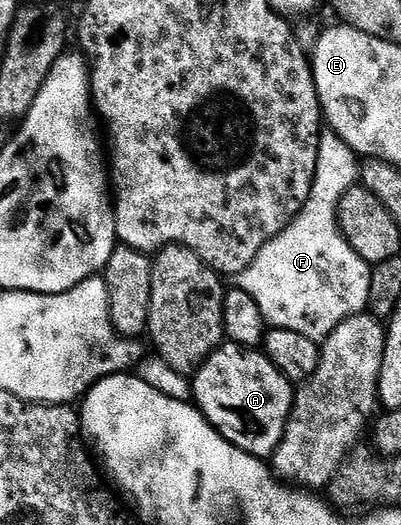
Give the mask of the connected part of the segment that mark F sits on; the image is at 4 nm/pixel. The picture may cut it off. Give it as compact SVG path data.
M321 133L318 148L316 175L310 188L310 196L299 214L289 222L285 230L274 236L254 256L254 260L234 282L255 300L265 323L277 330L293 330L307 338L323 340L336 326L348 317L363 314L369 309L370 286L373 267L360 259L344 239L338 223L338 209L342 196L358 182L358 155L337 134Z

